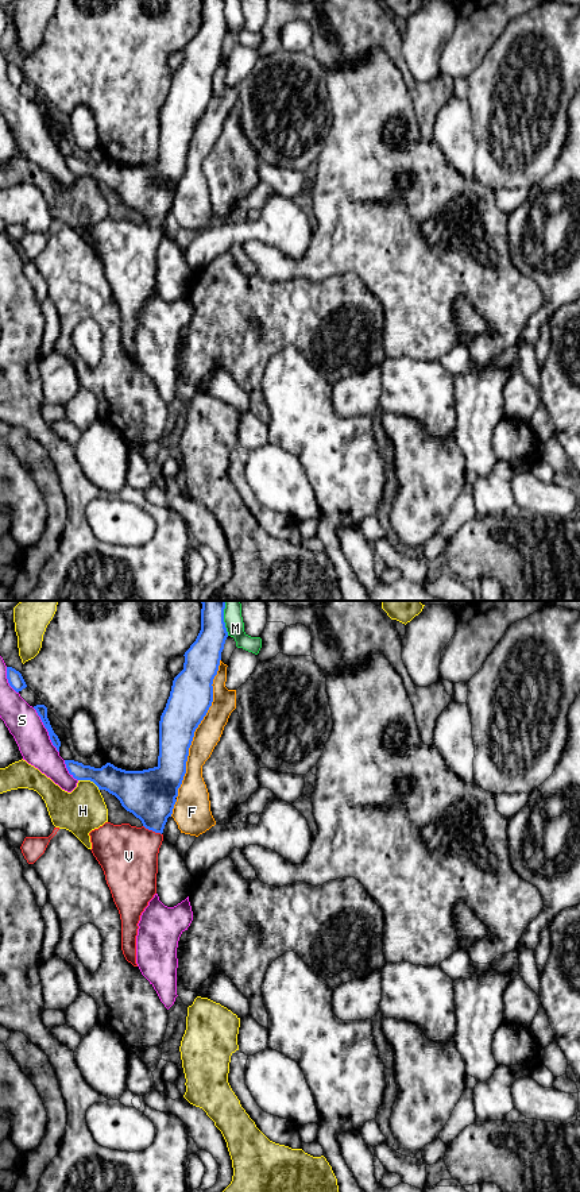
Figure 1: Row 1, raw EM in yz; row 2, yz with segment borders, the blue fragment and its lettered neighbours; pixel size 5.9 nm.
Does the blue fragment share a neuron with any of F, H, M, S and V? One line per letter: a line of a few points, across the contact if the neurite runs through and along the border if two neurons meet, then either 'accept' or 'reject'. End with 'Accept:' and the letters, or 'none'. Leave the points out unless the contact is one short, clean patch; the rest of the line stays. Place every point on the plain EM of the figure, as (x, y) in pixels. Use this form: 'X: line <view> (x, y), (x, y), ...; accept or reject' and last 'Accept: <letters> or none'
F: reject
H: reject
M: line yz (224, 0), (224, 22), (228, 30); reject
S: reject
V: line yz (150, 191), (153, 197), (153, 226), (128, 251); accept
Accept: V

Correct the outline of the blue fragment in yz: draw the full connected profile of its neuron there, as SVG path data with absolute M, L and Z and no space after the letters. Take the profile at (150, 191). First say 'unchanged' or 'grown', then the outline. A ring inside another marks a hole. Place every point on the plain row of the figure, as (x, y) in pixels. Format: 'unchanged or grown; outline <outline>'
grown; outline M202 0L201 26L185 47L183 65L174 73L170 92L159 116L158 161L143 166L125 166L107 158L101 163L65 155L69 169L77 175L90 175L98 185L115 190L121 201L139 213L142 223L129 219L105 217L89 228L92 248L101 261L107 279L121 315L121 346L128 358L136 359L138 319L148 297L156 289L158 248L163 224L171 212L178 184L186 169L186 157L194 127L213 97L213 74L217 70L228 27L224 18L225 0Z

